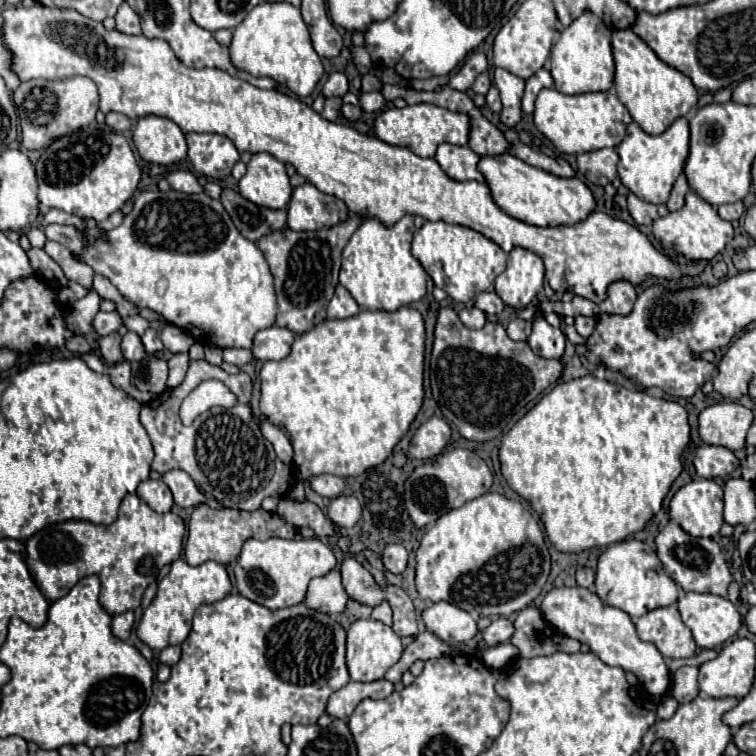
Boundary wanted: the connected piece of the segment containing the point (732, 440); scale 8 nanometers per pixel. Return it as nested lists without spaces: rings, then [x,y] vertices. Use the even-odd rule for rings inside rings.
[[[715,403],[699,415],[699,435],[707,445],[721,445],[731,451],[745,447],[745,435],[753,423],[753,411],[741,403]]]

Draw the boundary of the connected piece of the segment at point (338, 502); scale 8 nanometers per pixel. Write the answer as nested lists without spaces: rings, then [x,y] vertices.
[[[339,495],[331,499],[327,515],[337,527],[353,527],[361,519],[361,505],[353,495]]]

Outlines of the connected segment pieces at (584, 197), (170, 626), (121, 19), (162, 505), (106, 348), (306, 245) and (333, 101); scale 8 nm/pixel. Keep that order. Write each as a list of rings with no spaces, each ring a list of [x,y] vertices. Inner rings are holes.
[[[503,153],[497,157],[481,157],[479,171],[485,175],[495,203],[505,213],[511,213],[511,217],[519,217],[519,221],[527,221],[529,225],[575,225],[579,221],[585,221],[597,207],[591,189],[581,179],[557,177],[549,171],[527,165],[511,153]]]
[[[183,559],[173,561],[171,571],[159,581],[157,595],[151,601],[151,605],[145,609],[143,619],[135,629],[137,637],[155,651],[163,651],[169,645],[181,645],[191,633],[191,619],[195,609],[203,603],[215,603],[225,599],[231,587],[233,587],[231,579],[221,563],[207,561],[203,565],[191,567]]]
[[[121,3],[117,15],[115,15],[115,21],[117,21],[117,27],[121,33],[127,33],[127,35],[139,35],[141,33],[141,23],[139,23],[139,15],[127,5],[127,3]]]
[[[147,479],[137,487],[137,495],[157,513],[167,513],[173,507],[173,495],[169,491],[169,487],[163,481],[153,481]]]
[[[117,332],[104,337],[97,337],[97,343],[101,355],[103,355],[103,361],[105,363],[117,363],[123,359],[123,353],[121,351],[121,337]]]
[[[349,213],[349,217],[335,227],[325,227],[317,231],[293,231],[285,227],[283,231],[271,231],[257,241],[257,247],[263,251],[275,277],[279,327],[287,327],[293,333],[301,335],[325,319],[325,309],[337,287],[343,245],[347,245],[347,237],[351,237],[361,221],[363,215]]]
[[[327,97],[321,117],[327,121],[337,121],[337,117],[341,115],[341,105],[343,105],[341,97]]]

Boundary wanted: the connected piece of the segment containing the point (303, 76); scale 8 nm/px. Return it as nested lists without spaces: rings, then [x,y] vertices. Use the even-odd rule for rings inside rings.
[[[259,3],[245,19],[233,29],[233,41],[229,45],[231,63],[255,77],[271,77],[285,85],[299,97],[307,97],[323,75],[319,55],[311,45],[309,29],[301,17],[299,7],[291,3]]]

